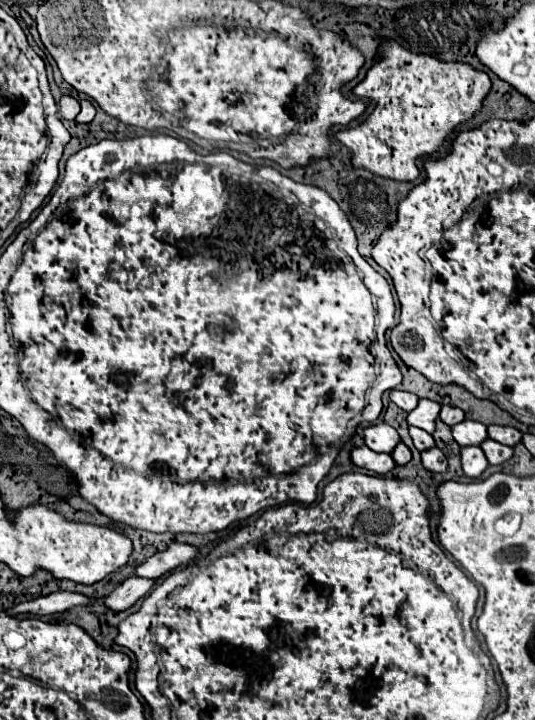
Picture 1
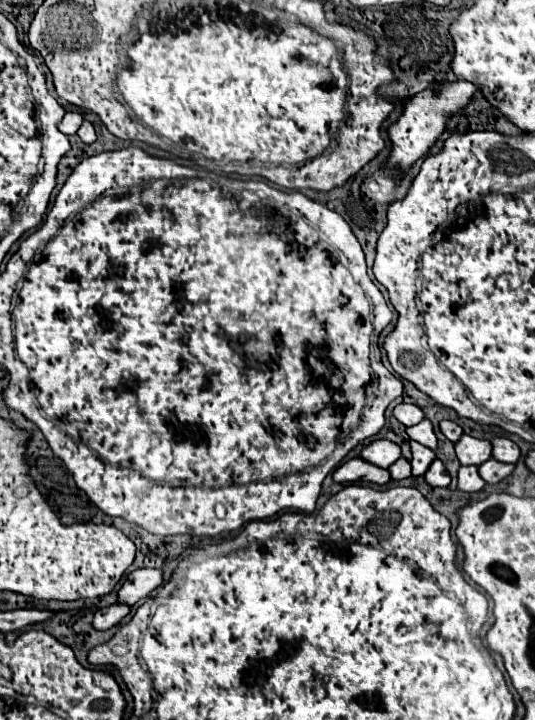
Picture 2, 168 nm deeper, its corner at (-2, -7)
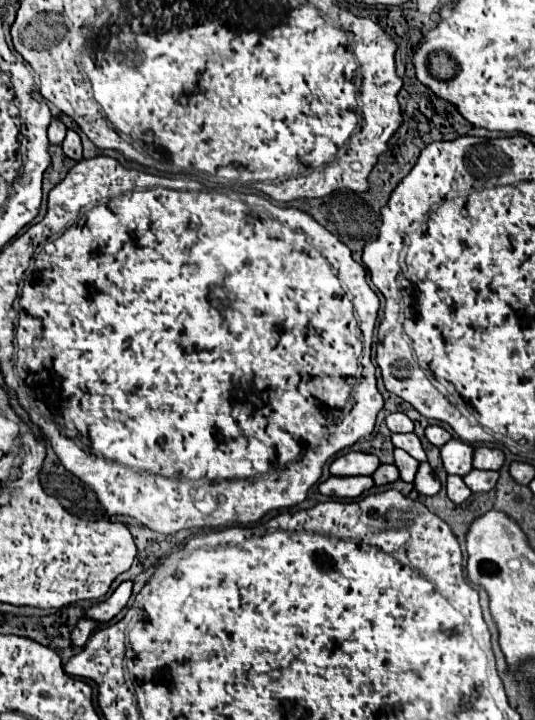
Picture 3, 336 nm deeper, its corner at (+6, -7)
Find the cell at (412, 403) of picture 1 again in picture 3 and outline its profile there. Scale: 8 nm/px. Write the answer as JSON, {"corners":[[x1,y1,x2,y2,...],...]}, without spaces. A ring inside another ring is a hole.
{"corners":[[392,413,386,417,386,425,392,433,410,433,414,429,412,421,404,413]]}

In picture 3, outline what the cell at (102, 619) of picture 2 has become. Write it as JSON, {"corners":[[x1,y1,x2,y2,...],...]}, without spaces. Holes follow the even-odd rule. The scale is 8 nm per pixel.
{"corners":[[80,619,78,625,76,625,74,631,72,631,72,637,70,637,72,643,74,643,76,647,84,647,86,641,88,641,88,635,90,635,94,629,96,629,96,623,94,623,94,621]]}

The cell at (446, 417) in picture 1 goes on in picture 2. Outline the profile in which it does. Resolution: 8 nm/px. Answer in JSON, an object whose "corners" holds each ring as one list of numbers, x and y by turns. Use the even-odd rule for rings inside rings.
{"corners":[[440,421,440,431,446,435,446,439,450,439,452,443,456,443,462,435,462,427,456,425,454,421]]}

